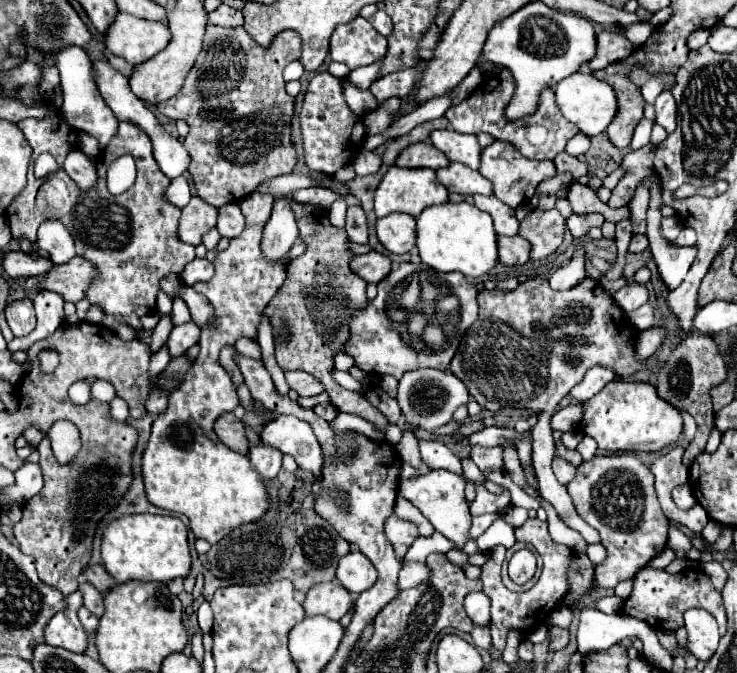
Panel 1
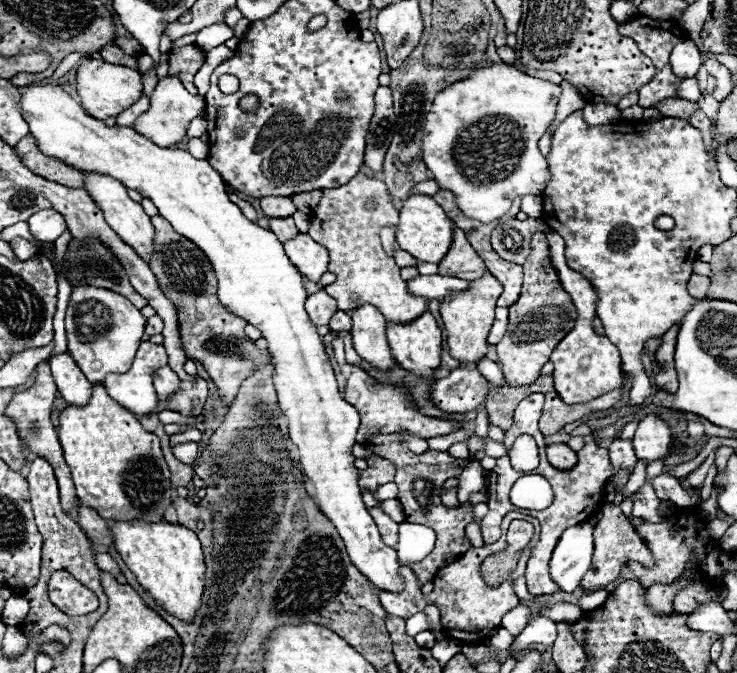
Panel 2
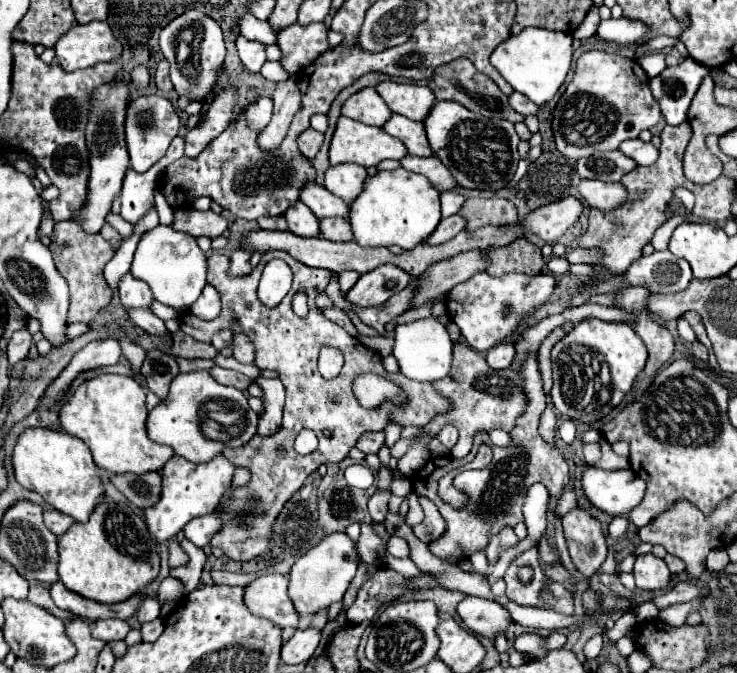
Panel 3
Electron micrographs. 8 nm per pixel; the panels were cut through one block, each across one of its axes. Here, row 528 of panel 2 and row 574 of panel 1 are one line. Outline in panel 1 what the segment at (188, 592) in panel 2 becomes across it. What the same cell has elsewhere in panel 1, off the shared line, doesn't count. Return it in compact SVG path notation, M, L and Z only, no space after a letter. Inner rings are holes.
M156 514L124 516L112 522L104 532L102 564L118 584L124 584L128 580L168 584L174 578L186 578L192 568L188 530L176 516L156 516Z

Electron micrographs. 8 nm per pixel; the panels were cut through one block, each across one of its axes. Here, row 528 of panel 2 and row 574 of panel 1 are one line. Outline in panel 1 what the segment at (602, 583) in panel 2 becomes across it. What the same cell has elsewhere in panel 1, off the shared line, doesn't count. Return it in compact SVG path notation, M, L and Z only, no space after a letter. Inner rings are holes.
M594 456L582 466L566 486L576 512L600 534L606 548L606 560L594 568L594 582L602 588L614 588L618 582L634 578L652 558L656 558L668 540L668 518L662 514L654 492L654 476L636 456Z

